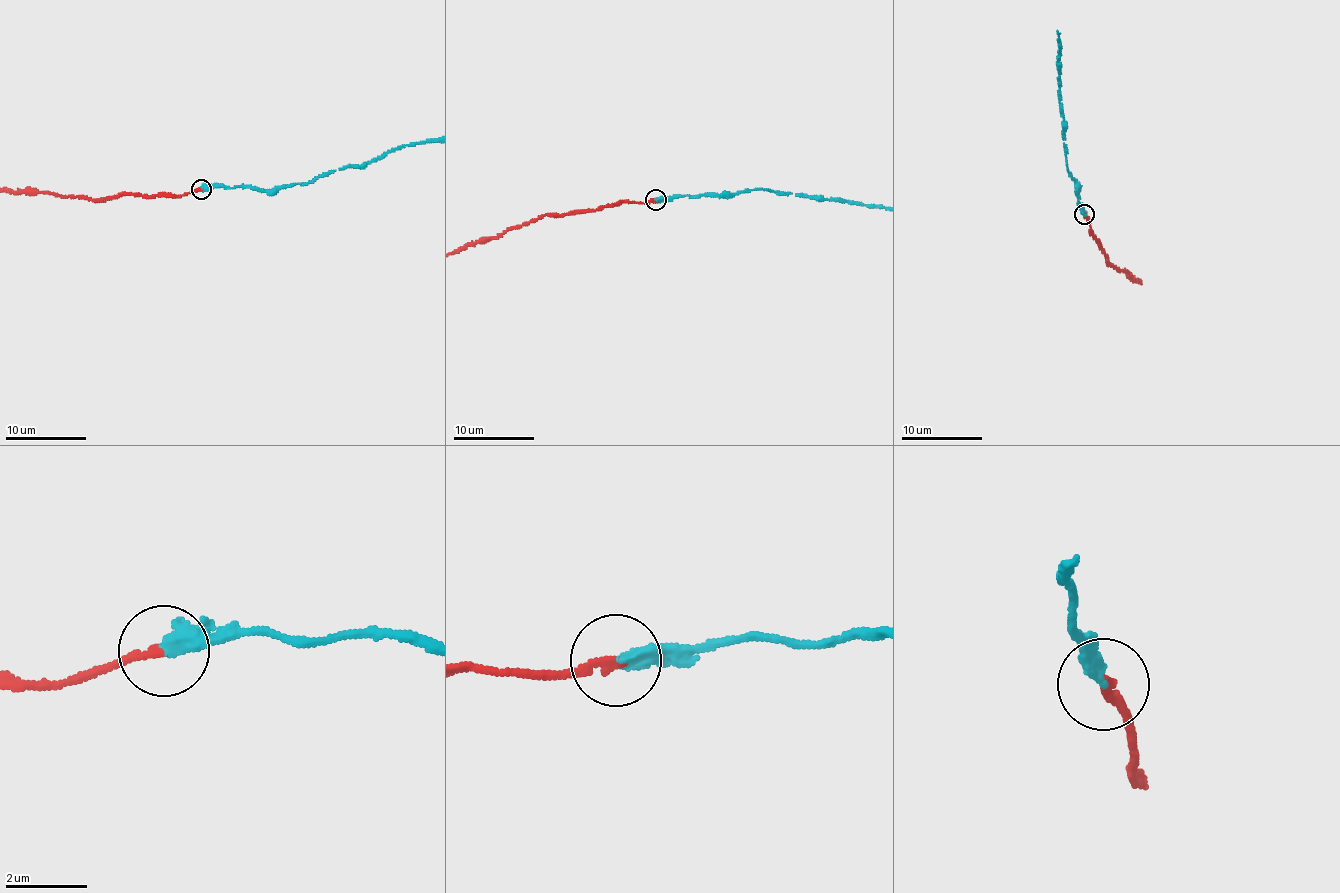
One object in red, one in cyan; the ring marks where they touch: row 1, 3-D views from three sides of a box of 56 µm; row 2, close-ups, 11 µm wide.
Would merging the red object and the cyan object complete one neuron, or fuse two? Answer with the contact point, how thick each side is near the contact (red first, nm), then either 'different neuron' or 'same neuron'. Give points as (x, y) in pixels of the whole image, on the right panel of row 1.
place (1084, 214); calibres 240 and 420 nm; different neuron

